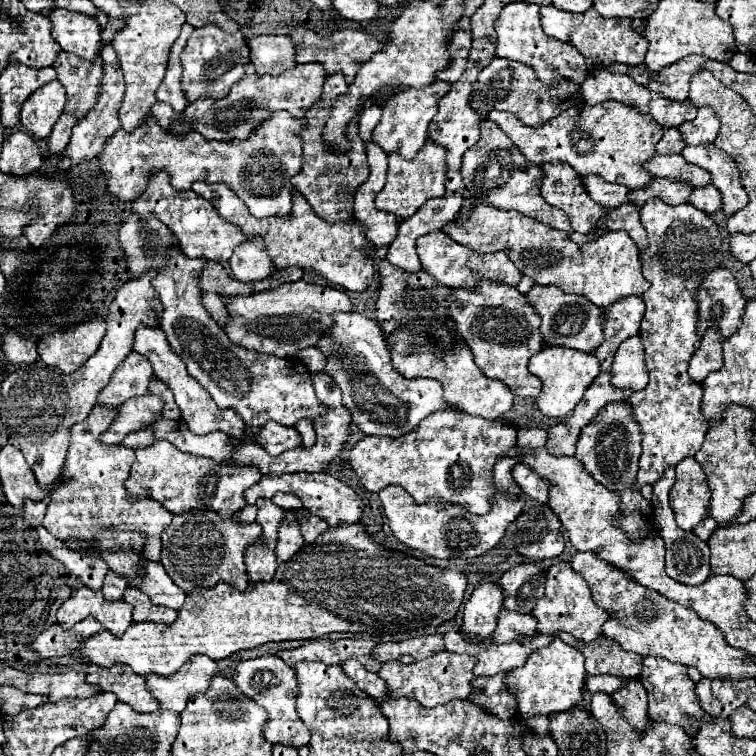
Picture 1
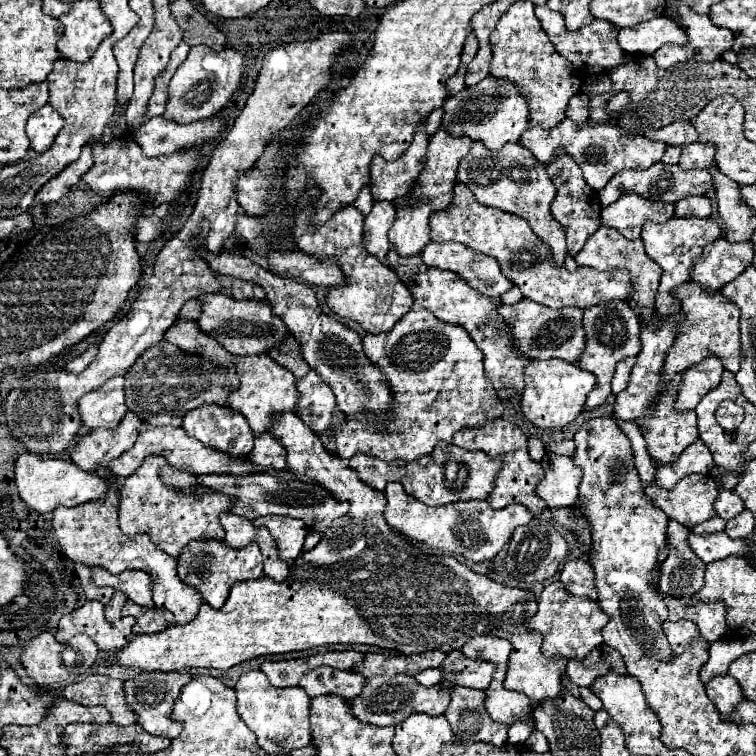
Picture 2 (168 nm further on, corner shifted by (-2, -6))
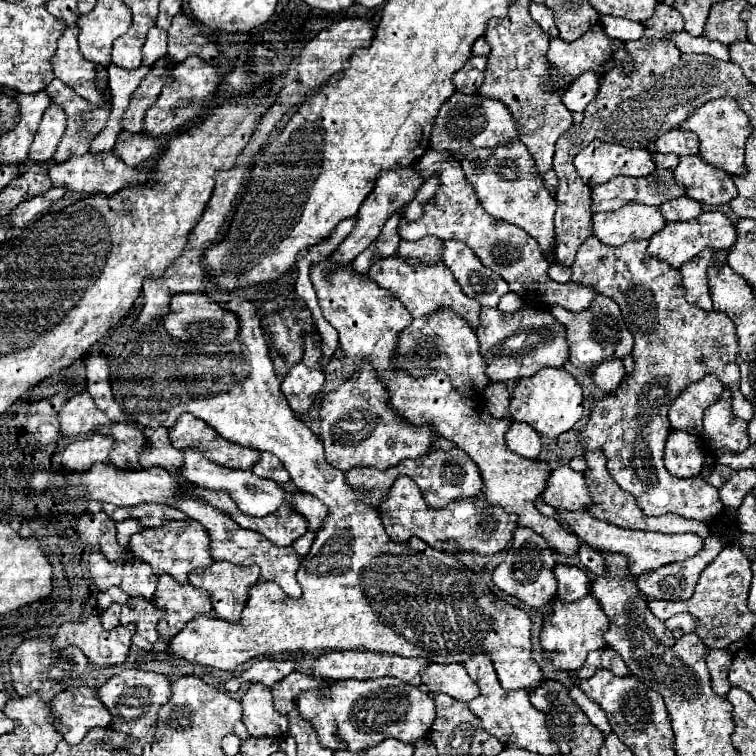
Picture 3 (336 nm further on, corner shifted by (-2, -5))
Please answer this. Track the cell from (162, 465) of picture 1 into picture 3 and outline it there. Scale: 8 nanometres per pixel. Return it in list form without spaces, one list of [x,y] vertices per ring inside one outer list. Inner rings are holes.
[[[192,518],[190,520],[168,520],[162,526],[144,528],[142,532],[132,534],[130,538],[130,550],[134,552],[134,556],[138,556],[142,562],[148,562],[156,576],[166,572],[174,576],[180,584],[188,582],[188,574],[192,570],[204,568],[204,566],[208,568],[214,562],[208,546],[210,546],[208,532],[204,530],[204,526],[200,526],[200,522]]]

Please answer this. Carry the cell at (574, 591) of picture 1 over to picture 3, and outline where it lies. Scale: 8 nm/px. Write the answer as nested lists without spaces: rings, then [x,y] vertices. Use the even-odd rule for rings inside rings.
[[[592,594],[576,602],[560,602],[560,598],[554,598],[550,602],[550,610],[544,612],[544,620],[542,620],[542,630],[540,630],[542,654],[558,670],[574,672],[584,666],[590,650],[598,650],[604,646],[602,636],[606,630],[608,630],[608,616],[600,610],[600,604]]]

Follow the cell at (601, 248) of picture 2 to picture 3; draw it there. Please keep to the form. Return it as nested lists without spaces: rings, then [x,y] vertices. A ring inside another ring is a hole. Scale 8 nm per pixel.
[[[590,236],[578,250],[576,262],[572,266],[572,282],[580,282],[584,286],[592,286],[604,294],[610,296],[612,300],[618,302],[624,320],[630,324],[630,332],[634,334],[634,370],[628,378],[626,384],[622,384],[614,394],[602,398],[596,408],[592,410],[592,416],[586,424],[586,428],[580,434],[580,440],[584,442],[586,450],[596,450],[602,448],[606,458],[608,458],[608,472],[612,478],[622,486],[622,490],[630,492],[638,506],[644,510],[648,516],[662,516],[668,512],[710,522],[716,518],[722,510],[724,504],[718,498],[718,490],[714,486],[708,486],[700,476],[696,478],[672,478],[668,470],[662,464],[662,454],[670,430],[668,422],[668,408],[672,400],[684,390],[688,384],[700,380],[706,374],[714,374],[720,378],[722,384],[730,386],[734,390],[734,400],[732,400],[732,410],[738,418],[742,420],[752,420],[752,406],[742,398],[738,386],[740,386],[740,372],[736,364],[738,356],[738,342],[736,342],[736,330],[734,322],[720,310],[700,310],[698,306],[686,302],[684,298],[684,286],[678,270],[672,270],[668,264],[660,262],[658,258],[648,254],[648,240],[636,240],[628,242],[622,246],[604,246],[596,236]]]

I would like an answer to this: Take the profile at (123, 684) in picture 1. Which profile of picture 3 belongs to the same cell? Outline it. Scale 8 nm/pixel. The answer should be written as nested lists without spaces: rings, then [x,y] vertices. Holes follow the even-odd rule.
[[[86,684],[78,686],[74,690],[62,690],[56,698],[52,698],[52,718],[58,720],[56,730],[62,732],[64,740],[68,744],[80,744],[90,728],[94,728],[94,726],[108,728],[112,722],[108,710],[104,710],[104,704],[96,698],[96,688],[86,686]]]

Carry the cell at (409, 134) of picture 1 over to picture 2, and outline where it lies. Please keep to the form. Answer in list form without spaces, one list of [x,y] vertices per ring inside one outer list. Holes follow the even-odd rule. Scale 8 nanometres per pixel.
[[[422,123],[416,131],[412,145],[400,159],[388,163],[376,157],[372,161],[372,171],[370,171],[372,199],[394,201],[398,197],[404,197],[412,189],[420,171],[424,169],[426,147],[428,147],[428,135],[426,135],[426,125]]]

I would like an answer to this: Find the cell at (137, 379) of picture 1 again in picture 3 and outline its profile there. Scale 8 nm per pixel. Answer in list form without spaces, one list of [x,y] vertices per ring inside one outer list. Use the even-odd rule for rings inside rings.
[[[86,390],[72,396],[62,406],[58,416],[60,416],[62,436],[88,434],[88,432],[94,432],[100,426],[114,426],[116,424],[116,422],[108,420],[108,416],[102,410],[98,410],[98,406],[92,402],[92,398]]]

